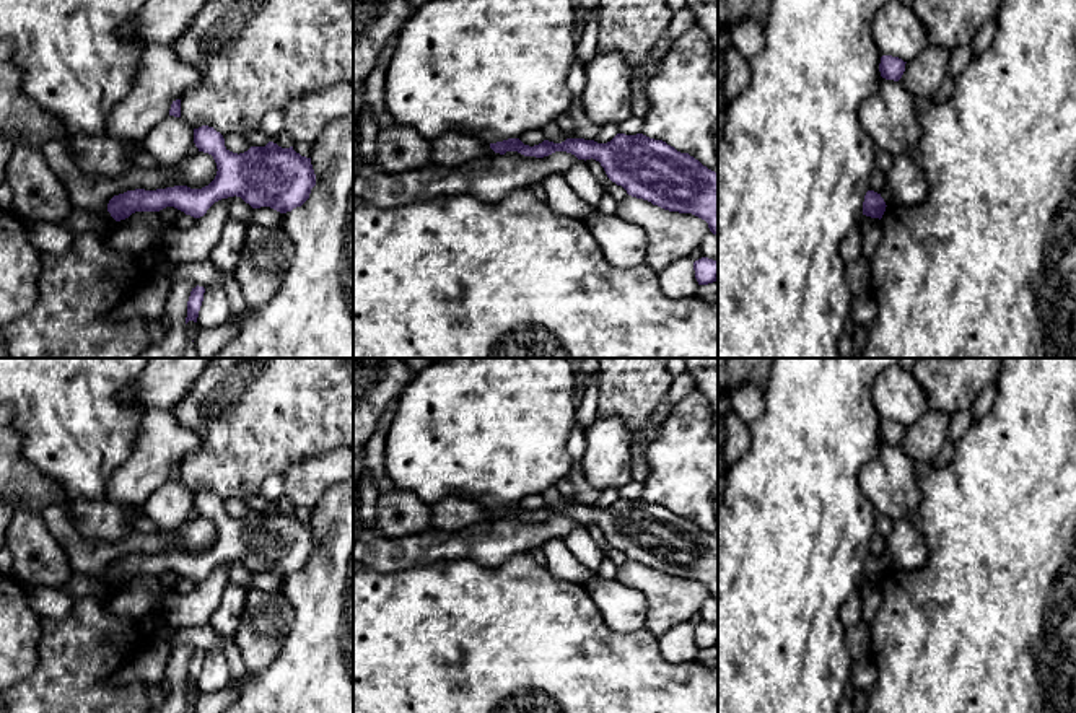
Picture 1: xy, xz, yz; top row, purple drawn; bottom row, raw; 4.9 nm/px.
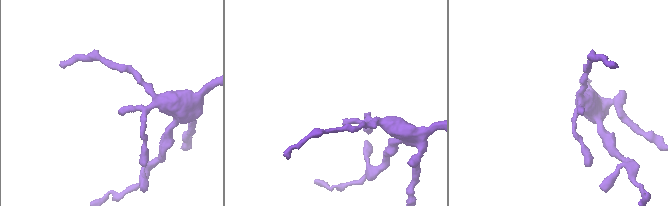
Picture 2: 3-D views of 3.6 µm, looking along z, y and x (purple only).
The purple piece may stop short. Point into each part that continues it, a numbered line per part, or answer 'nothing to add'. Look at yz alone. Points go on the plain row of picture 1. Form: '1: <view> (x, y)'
nothing to add

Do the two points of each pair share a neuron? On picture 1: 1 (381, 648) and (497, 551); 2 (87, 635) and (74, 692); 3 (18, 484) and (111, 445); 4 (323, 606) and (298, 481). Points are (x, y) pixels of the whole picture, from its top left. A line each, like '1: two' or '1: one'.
1: two
2: one
3: two
4: two

